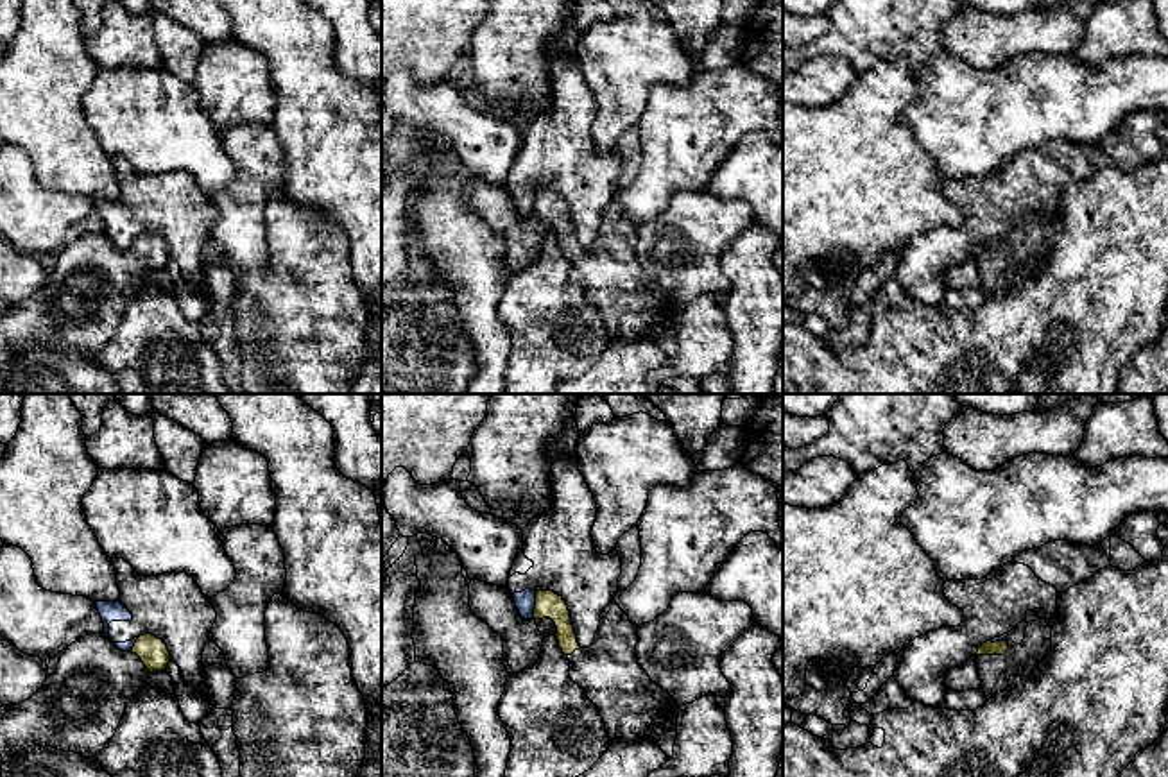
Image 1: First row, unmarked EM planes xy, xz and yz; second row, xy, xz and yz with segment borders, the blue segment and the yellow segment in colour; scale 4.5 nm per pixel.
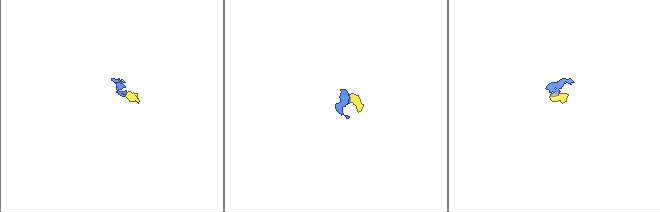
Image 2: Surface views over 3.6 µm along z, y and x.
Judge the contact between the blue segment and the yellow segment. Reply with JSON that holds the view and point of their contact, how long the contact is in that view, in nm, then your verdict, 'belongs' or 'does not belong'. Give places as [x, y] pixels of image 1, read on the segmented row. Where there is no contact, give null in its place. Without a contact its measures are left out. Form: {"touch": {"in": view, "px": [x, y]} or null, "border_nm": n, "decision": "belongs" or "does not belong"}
{"touch": {"in": "xz", "px": [534, 606]}, "border_nm": 110, "decision": "does not belong"}

